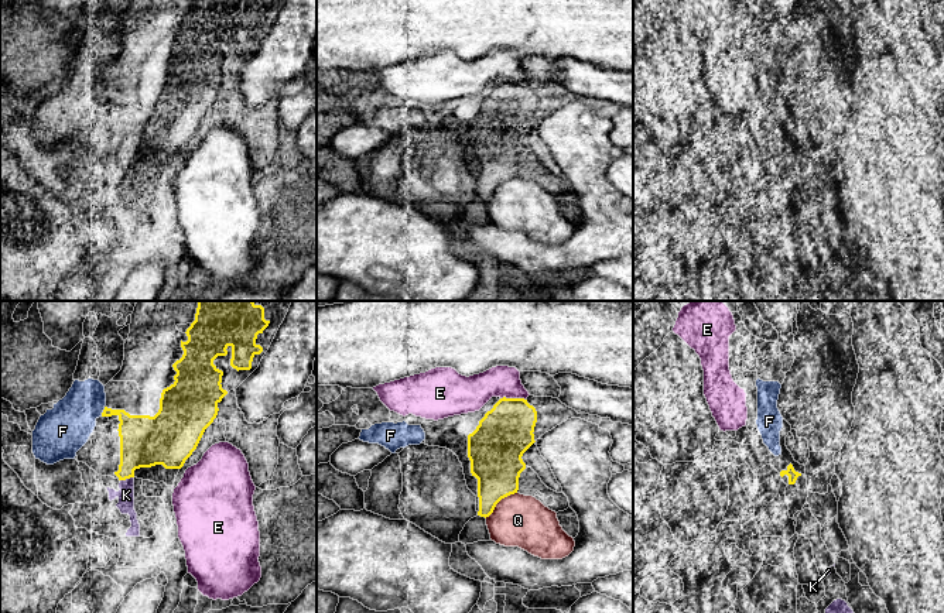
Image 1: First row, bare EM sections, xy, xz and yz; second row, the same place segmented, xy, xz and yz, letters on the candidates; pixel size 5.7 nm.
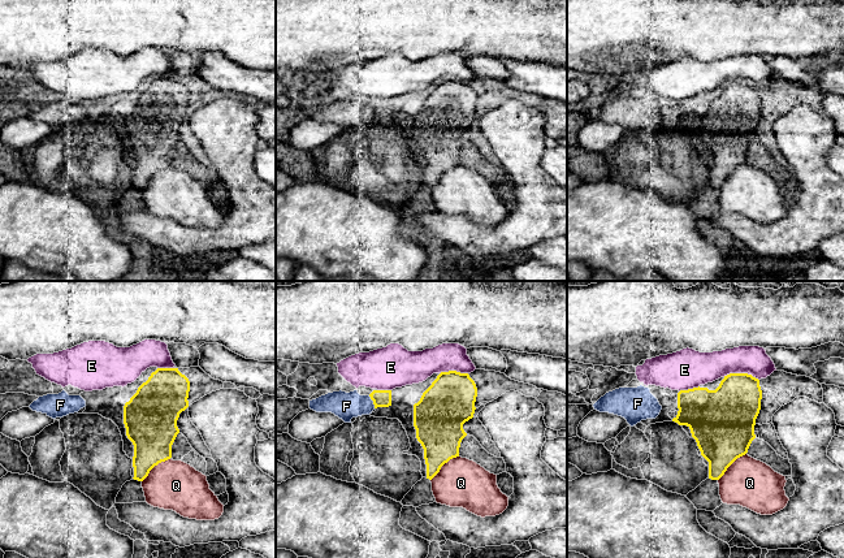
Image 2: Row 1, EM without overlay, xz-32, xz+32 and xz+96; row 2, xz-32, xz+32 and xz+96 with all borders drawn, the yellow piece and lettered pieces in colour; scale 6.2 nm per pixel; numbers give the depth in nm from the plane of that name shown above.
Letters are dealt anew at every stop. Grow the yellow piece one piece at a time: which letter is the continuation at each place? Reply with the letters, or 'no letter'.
K

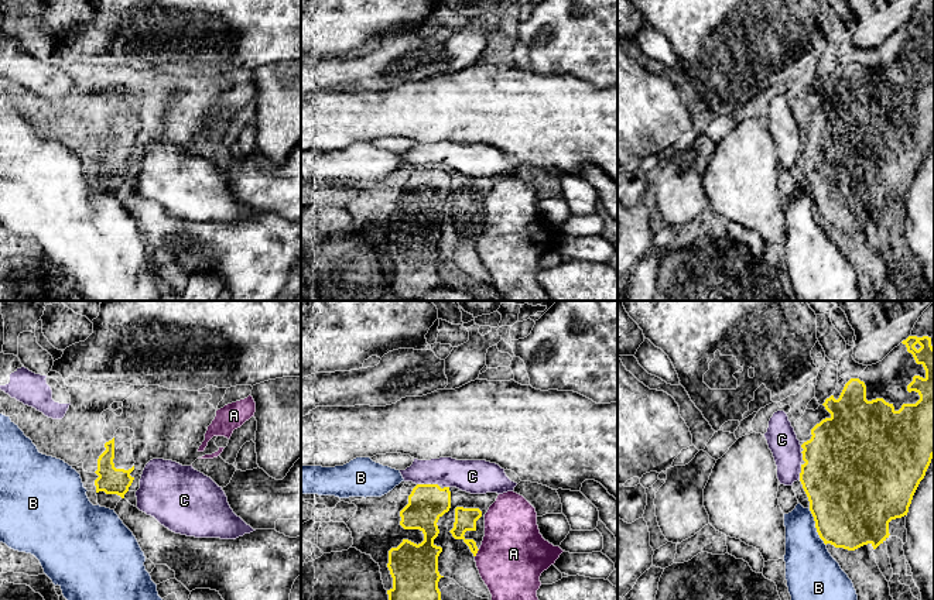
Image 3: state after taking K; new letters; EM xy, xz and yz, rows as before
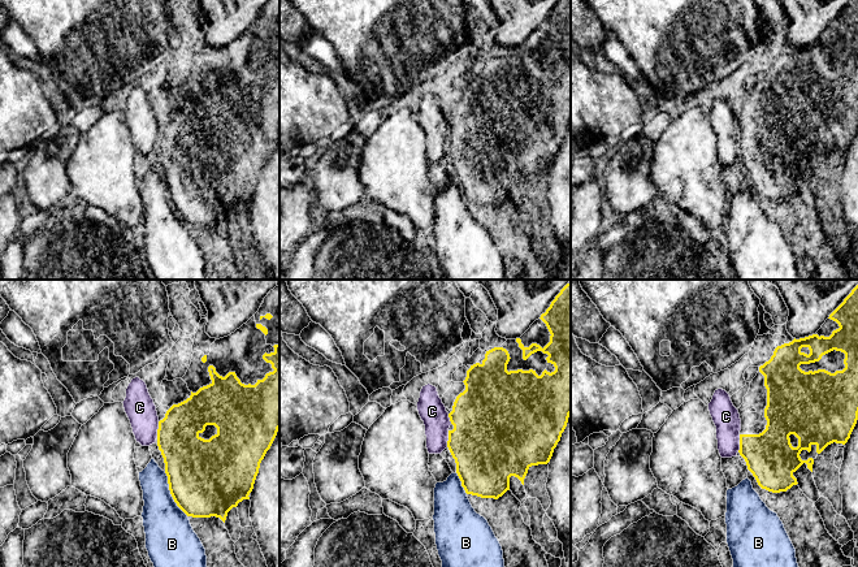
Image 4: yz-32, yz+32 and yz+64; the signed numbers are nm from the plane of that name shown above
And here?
no letter

